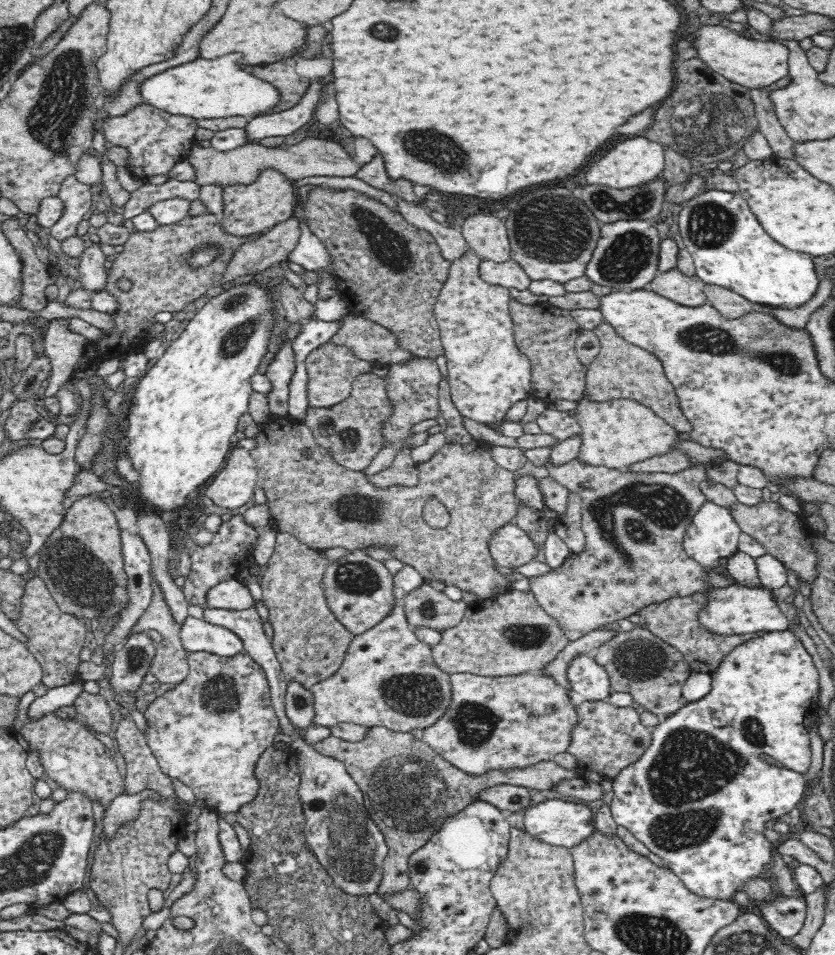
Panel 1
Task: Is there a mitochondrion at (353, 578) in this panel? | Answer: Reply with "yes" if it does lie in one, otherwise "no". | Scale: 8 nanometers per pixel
yes

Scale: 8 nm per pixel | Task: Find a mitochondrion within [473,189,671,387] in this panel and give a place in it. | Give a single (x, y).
(630, 254)

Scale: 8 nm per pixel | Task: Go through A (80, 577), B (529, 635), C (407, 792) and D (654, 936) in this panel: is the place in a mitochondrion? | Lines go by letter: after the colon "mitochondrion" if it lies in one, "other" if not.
A: mitochondrion
B: mitochondrion
C: mitochondrion
D: mitochondrion

